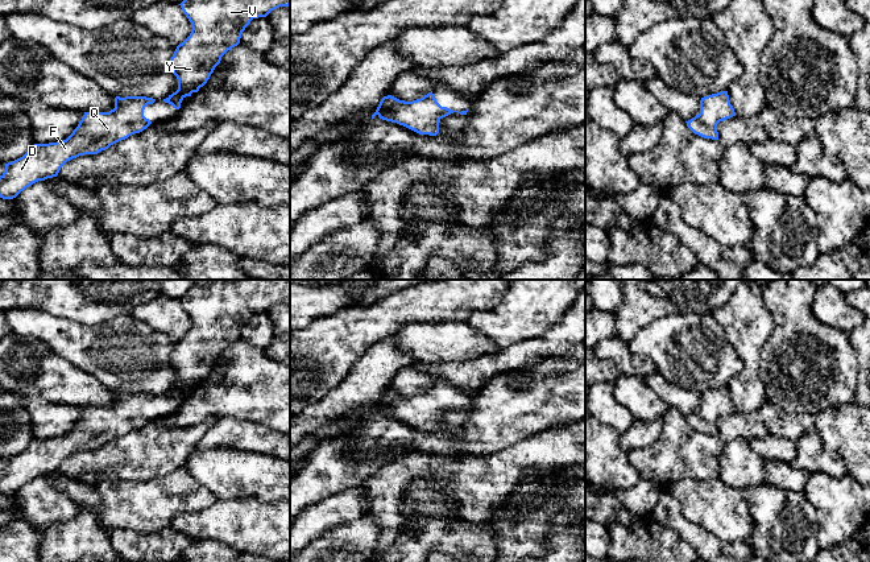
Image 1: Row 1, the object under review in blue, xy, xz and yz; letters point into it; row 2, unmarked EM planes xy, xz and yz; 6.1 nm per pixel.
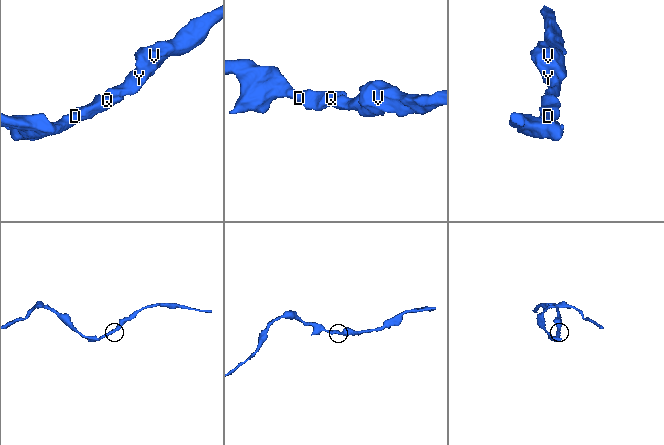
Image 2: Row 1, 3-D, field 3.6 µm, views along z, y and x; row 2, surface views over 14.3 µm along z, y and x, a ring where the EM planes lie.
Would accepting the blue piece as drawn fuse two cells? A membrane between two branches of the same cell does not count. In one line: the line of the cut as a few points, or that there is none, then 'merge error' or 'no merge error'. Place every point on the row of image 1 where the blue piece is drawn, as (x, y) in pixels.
cut none; no merge error

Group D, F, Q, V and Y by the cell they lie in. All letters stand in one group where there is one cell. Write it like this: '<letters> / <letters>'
D F Q V Y

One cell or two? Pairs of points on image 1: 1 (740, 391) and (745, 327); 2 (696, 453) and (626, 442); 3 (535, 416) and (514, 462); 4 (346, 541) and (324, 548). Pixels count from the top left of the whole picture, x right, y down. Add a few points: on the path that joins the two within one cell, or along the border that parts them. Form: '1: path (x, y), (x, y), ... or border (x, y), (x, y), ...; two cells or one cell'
1: path (749, 375), (748, 343); one cell
2: border (662, 420), (661, 436), (651, 445), (626, 454); two cells
3: border (554, 428), (547, 428), (496, 451); two cells
4: path (340, 546), (330, 548); one cell

